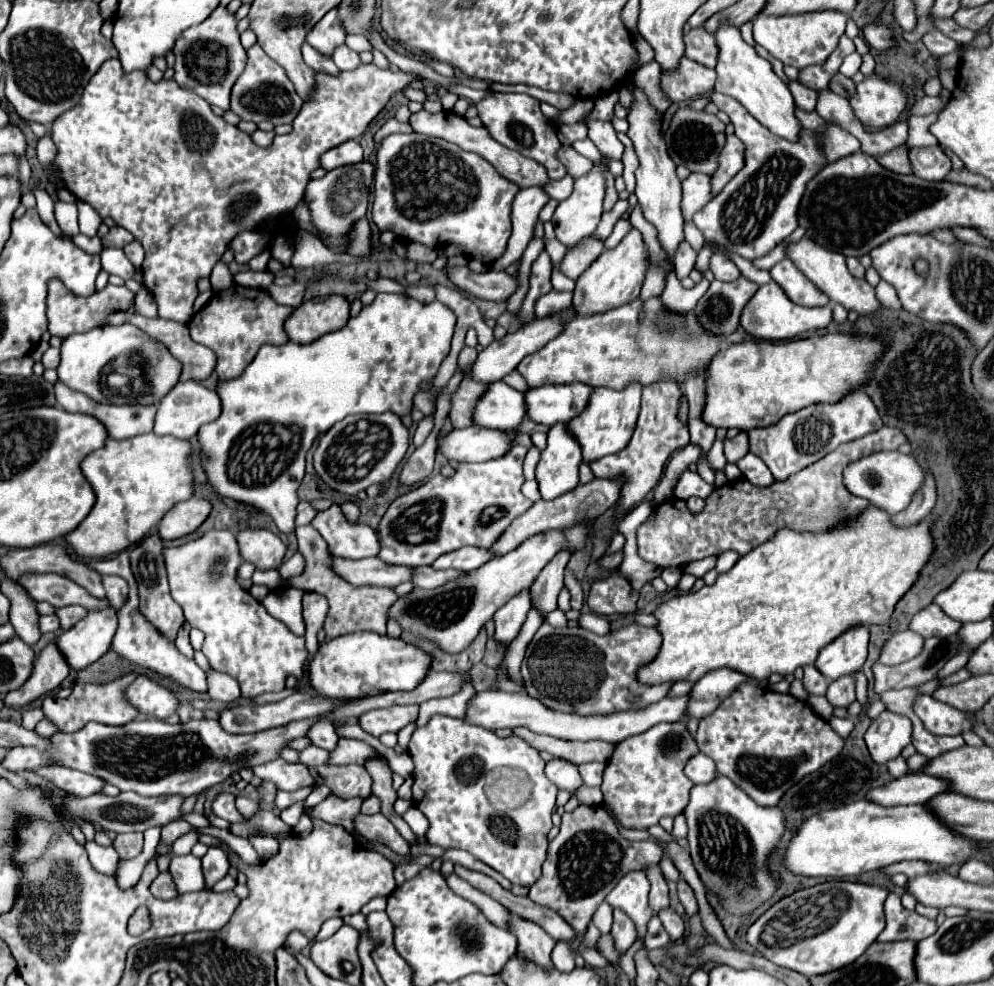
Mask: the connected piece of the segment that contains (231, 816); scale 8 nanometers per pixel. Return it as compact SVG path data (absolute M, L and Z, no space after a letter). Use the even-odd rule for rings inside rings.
M221 794L215 802L213 802L213 814L219 818L225 818L233 824L243 824L247 822L245 816L241 816L235 808L235 796L233 794Z

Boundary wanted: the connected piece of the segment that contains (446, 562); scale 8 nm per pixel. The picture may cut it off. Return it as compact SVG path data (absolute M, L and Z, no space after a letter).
M465 546L461 550L455 550L455 552L447 552L443 556L439 556L431 568L435 570L447 570L447 568L455 568L455 570L471 570L471 568L479 568L481 564L485 564L489 558L489 552L483 550L483 548L473 548L473 546Z

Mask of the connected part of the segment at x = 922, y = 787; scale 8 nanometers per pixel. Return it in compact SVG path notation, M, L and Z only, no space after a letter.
M905 774L901 778L891 780L885 786L873 788L867 792L867 800L873 800L881 806L897 806L897 804L925 804L933 796L947 790L947 782L925 776L925 774Z

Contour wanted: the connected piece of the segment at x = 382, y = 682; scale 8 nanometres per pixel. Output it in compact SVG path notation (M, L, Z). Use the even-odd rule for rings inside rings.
M355 632L329 640L319 646L317 654L309 662L311 688L331 700L349 700L393 690L413 690L429 670L431 656L419 648L395 640L389 636L377 636L373 632Z

